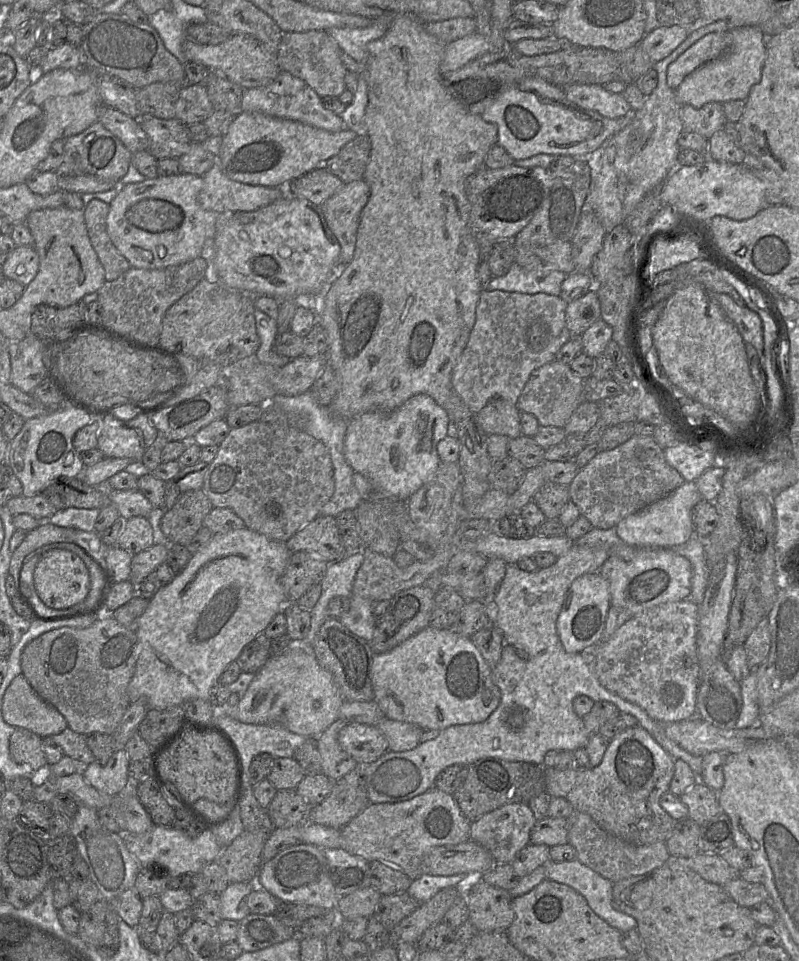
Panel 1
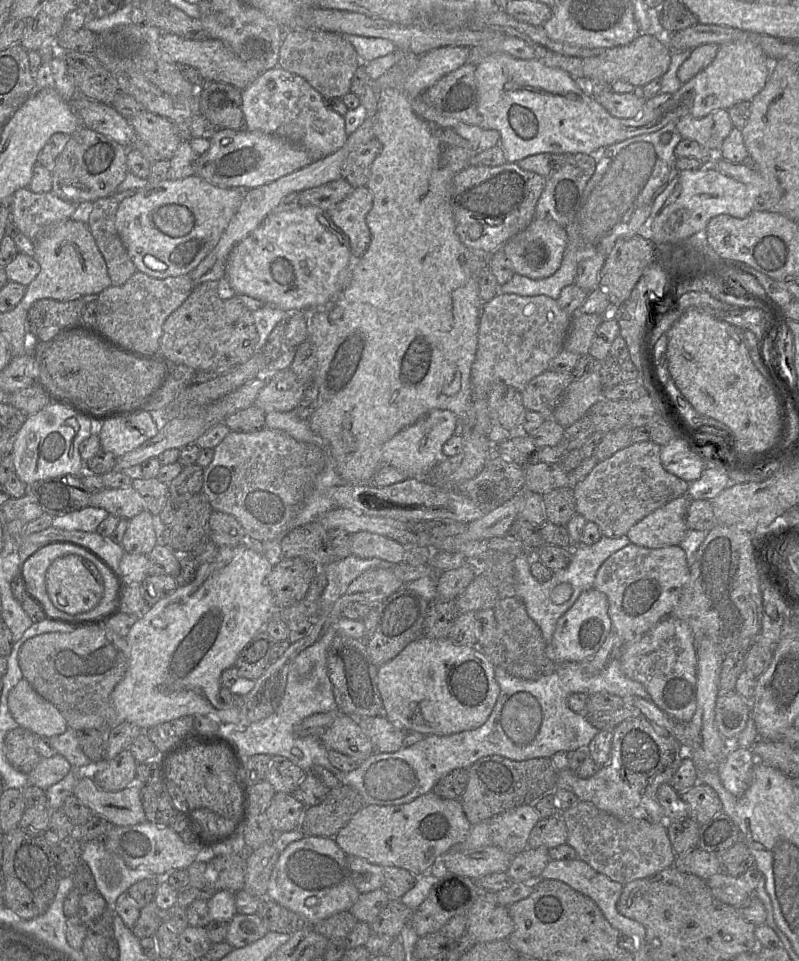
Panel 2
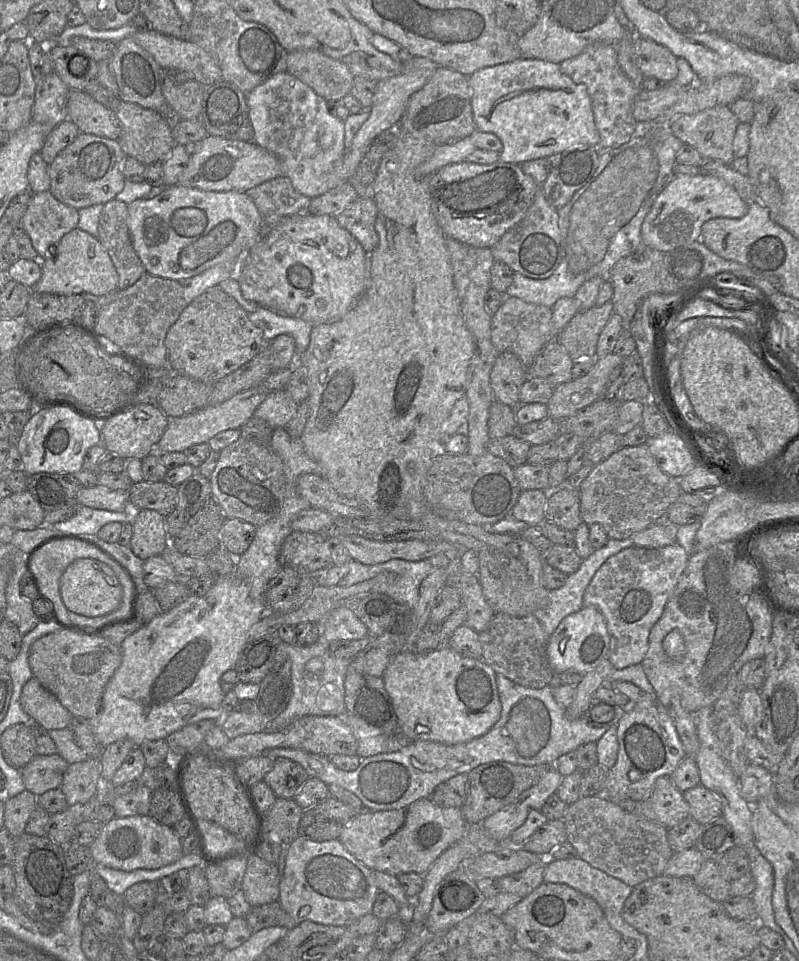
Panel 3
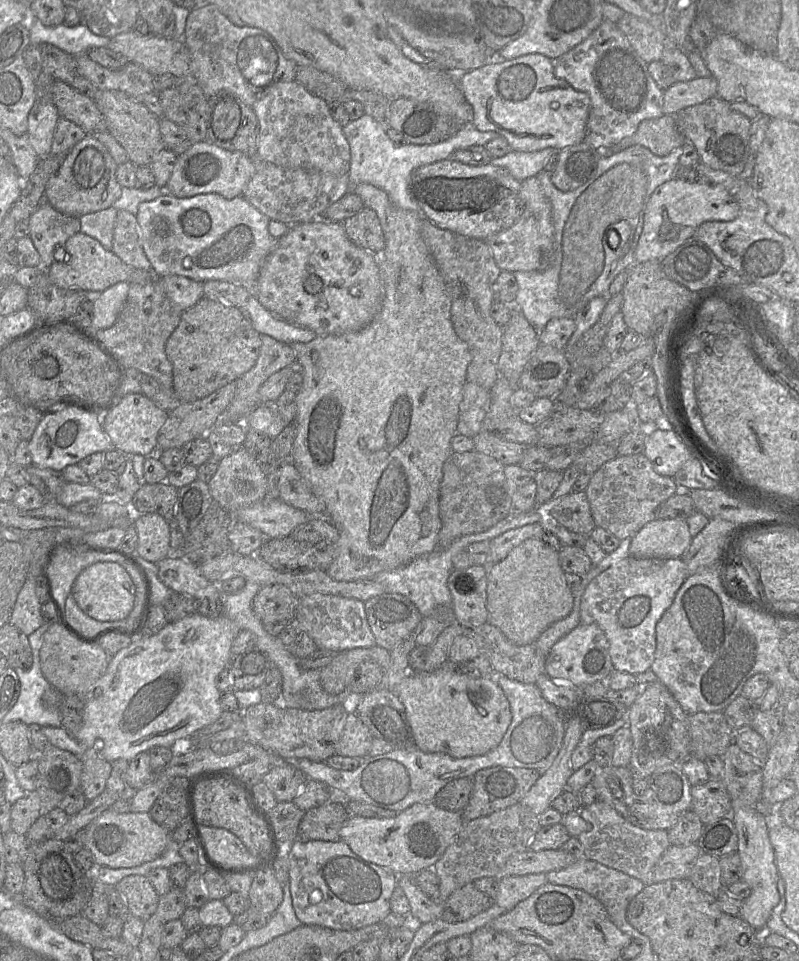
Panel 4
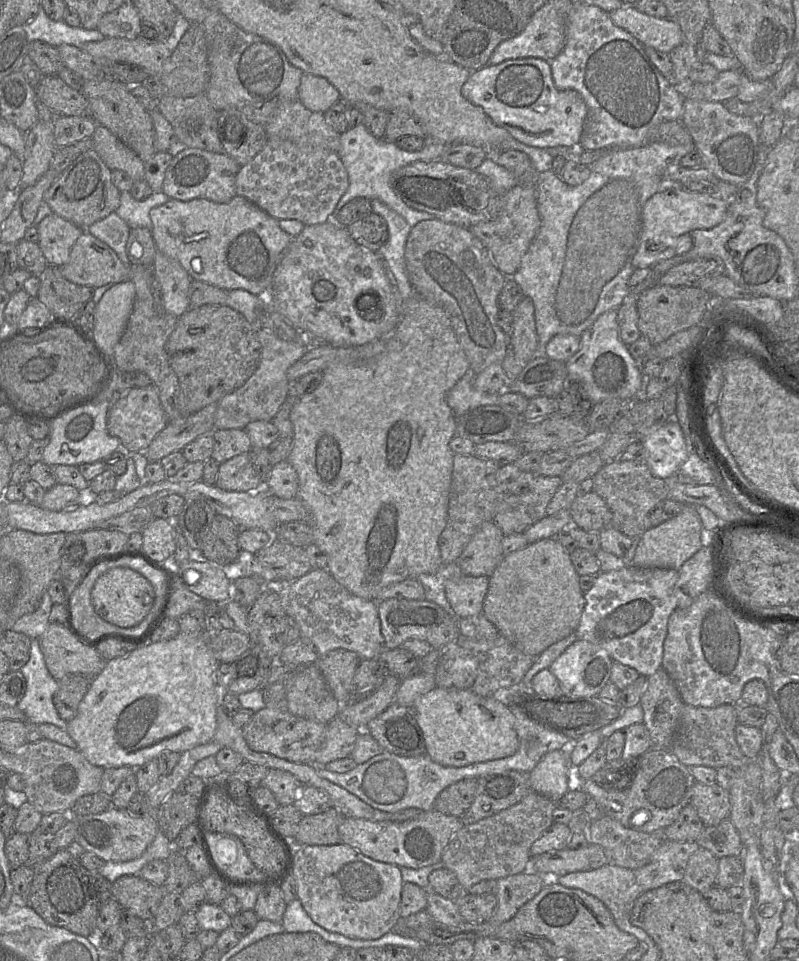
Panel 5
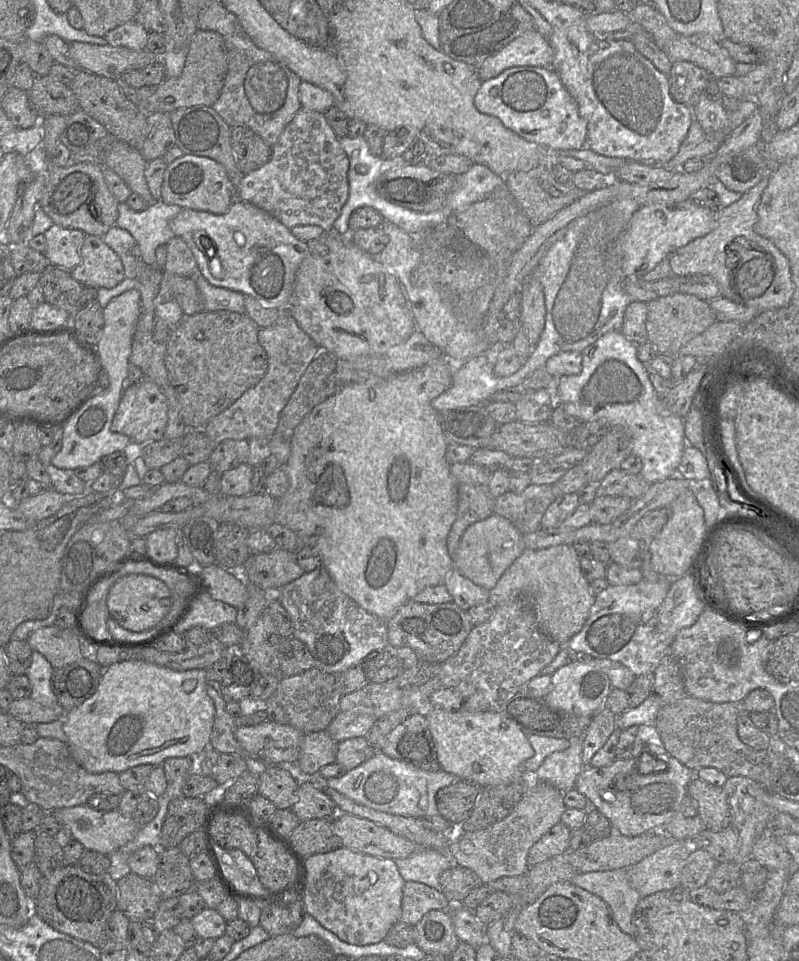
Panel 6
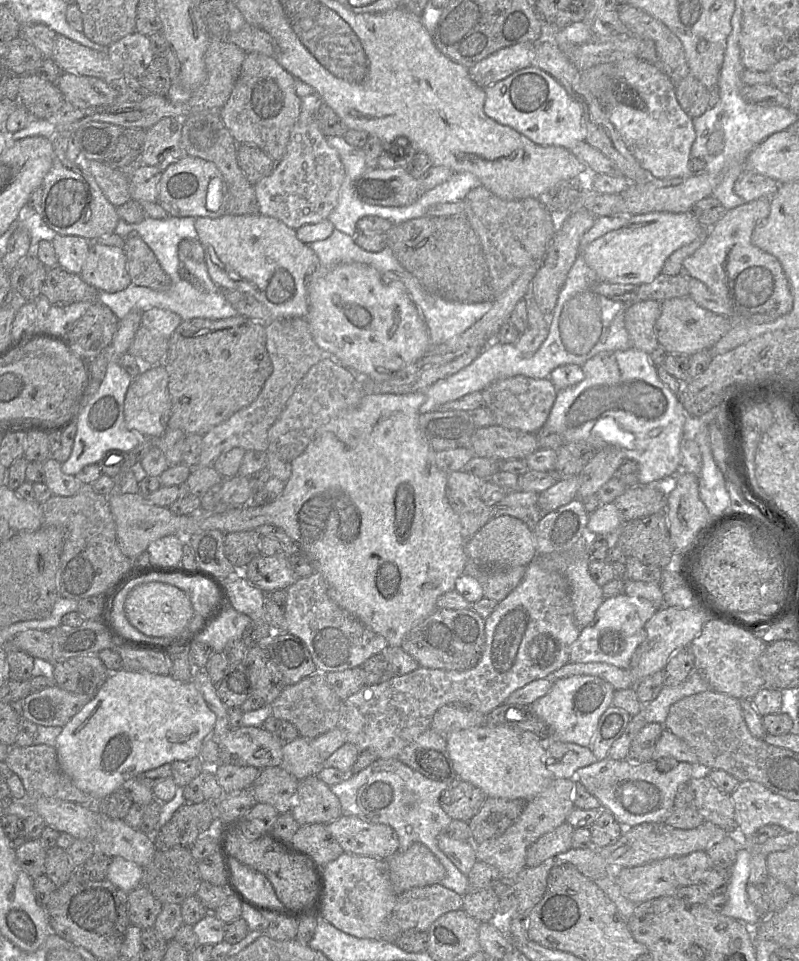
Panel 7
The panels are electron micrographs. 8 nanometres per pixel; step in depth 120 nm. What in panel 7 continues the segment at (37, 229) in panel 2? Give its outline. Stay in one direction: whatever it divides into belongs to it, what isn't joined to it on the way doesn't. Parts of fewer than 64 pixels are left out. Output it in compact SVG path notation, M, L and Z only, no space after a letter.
M57 234L51 242L57 255L58 266L80 275L90 242L80 236L60 234Z

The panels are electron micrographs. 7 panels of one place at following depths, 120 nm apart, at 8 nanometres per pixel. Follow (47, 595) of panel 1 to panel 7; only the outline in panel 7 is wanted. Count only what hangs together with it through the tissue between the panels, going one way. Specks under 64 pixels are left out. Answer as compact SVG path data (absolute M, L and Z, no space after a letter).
M149 582L135 587L125 600L124 610L130 624L147 636L177 641L195 633L185 631L193 616L190 598L183 590L169 584Z

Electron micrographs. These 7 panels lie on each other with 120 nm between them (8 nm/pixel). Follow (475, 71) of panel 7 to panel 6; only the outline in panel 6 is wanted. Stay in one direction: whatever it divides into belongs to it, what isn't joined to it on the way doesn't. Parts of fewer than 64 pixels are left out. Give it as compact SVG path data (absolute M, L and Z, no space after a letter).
M533 28L512 40L495 55L487 58L477 70L481 81L498 76L516 66L551 66L553 49Z

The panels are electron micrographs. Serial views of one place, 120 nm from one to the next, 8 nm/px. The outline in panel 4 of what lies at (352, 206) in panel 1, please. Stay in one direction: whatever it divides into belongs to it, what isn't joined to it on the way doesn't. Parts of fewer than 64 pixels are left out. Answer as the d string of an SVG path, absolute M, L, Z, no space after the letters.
M364 206L359 212L346 218L342 225L355 244L367 251L381 254L384 248L384 233L373 209Z

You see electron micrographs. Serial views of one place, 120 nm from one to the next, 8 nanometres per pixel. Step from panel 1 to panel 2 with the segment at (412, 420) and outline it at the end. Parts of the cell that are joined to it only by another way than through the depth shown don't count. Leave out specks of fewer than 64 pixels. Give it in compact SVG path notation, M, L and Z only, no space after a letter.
M431 410L414 424L398 432L383 445L381 454L383 466L396 468L405 474L406 478L425 477L444 459L442 447L454 434L457 423L457 416L450 410Z

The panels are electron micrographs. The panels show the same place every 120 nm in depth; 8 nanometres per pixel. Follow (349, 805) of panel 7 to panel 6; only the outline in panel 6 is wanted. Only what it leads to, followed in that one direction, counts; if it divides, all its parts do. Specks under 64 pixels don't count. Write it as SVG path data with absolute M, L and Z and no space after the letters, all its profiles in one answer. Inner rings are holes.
M376 752L370 759L339 778L327 779L328 786L351 800L377 811L421 818L438 815L436 793L460 779L444 770L429 772ZM421 848L403 859L394 860L405 882L420 882L442 891L440 875L455 865L446 852Z

